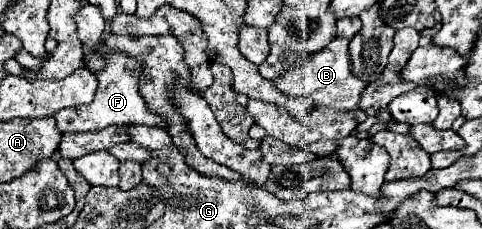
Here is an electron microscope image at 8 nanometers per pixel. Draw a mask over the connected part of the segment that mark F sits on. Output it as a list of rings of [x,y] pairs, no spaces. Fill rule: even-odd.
[[[110,54],[110,58],[106,58],[106,70],[96,74],[98,78],[98,90],[96,96],[92,100],[92,104],[88,106],[74,106],[74,108],[64,108],[60,110],[54,118],[58,124],[58,130],[64,132],[88,132],[88,130],[102,130],[106,126],[130,126],[130,124],[144,124],[144,126],[158,126],[158,128],[166,128],[162,126],[162,122],[158,122],[158,118],[154,118],[154,114],[150,114],[150,110],[146,110],[146,102],[142,102],[142,96],[138,94],[138,78],[134,78],[134,62],[130,62],[130,58],[122,58],[122,54]]]

